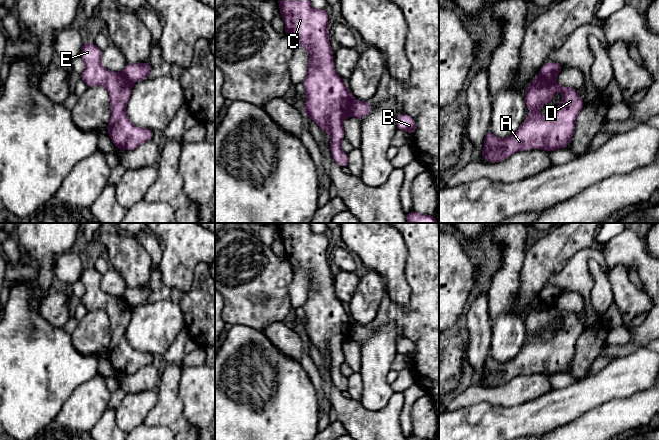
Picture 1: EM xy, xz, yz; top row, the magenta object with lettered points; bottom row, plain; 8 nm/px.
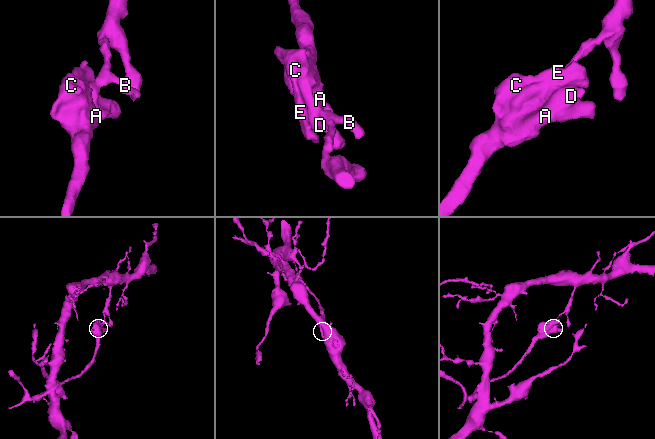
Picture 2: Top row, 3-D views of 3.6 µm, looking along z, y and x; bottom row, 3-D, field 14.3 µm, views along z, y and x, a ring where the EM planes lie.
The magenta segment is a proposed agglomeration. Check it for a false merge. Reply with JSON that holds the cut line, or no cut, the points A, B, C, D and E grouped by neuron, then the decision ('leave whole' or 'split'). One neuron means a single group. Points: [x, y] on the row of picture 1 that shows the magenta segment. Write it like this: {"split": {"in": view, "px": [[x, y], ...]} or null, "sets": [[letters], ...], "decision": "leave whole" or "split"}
{"split": {"in": "yz", "px": [[538, 75], [555, 80]]}, "sets": [["A", "C", "D", "E"], ["B"]], "decision": "split"}

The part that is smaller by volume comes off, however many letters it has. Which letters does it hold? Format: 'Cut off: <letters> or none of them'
Cut off: A, C, D, E

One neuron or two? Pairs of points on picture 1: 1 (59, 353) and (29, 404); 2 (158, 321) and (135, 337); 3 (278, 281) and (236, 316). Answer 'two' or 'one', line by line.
1: one
2: one
3: one

